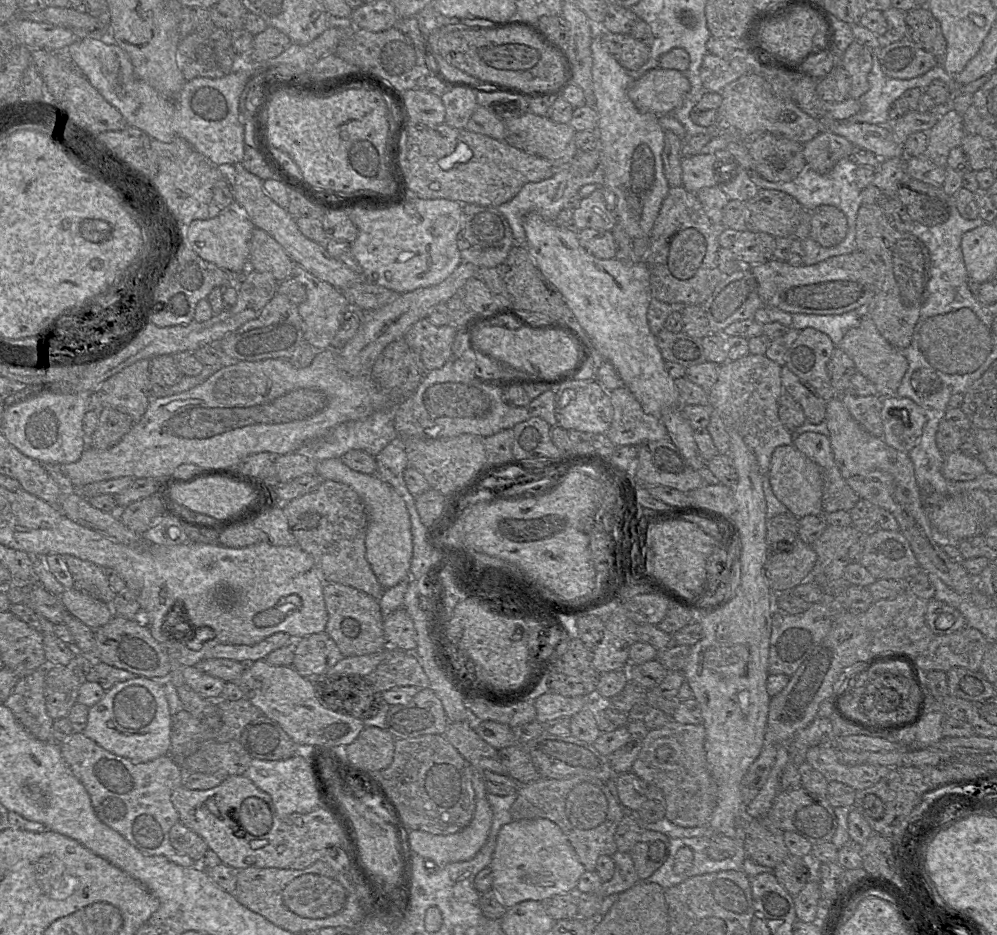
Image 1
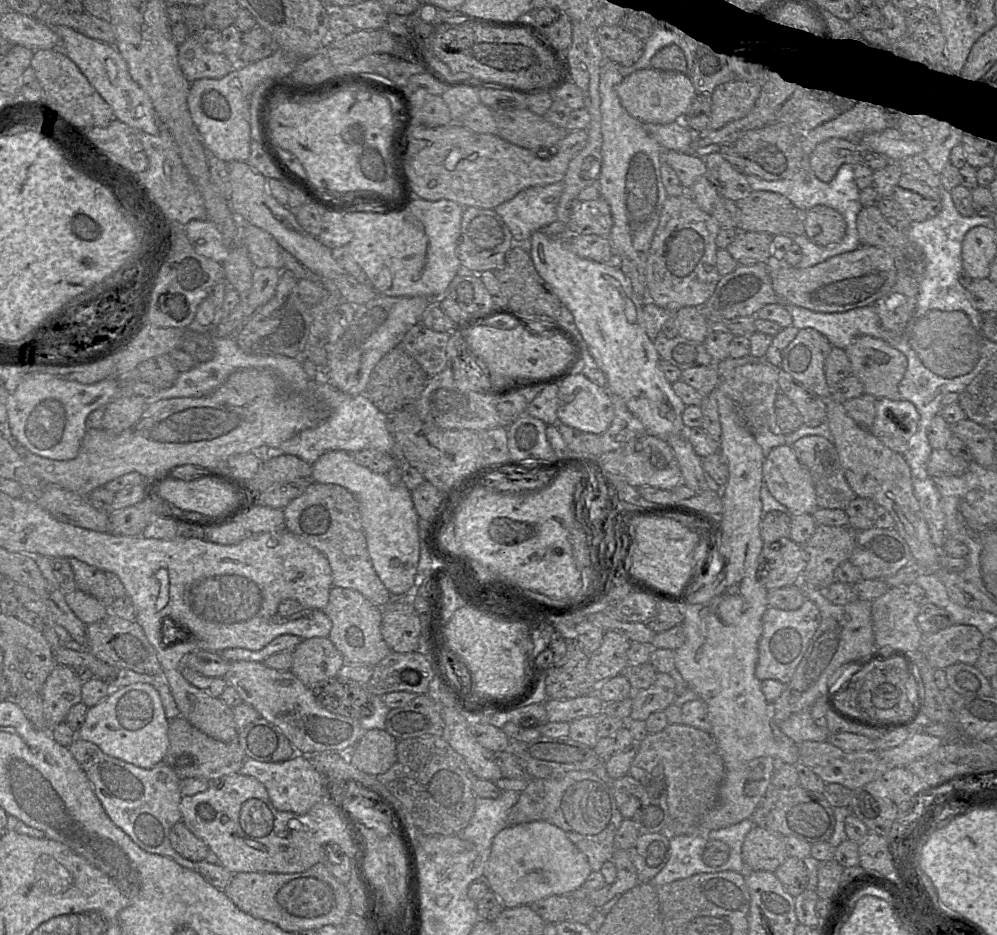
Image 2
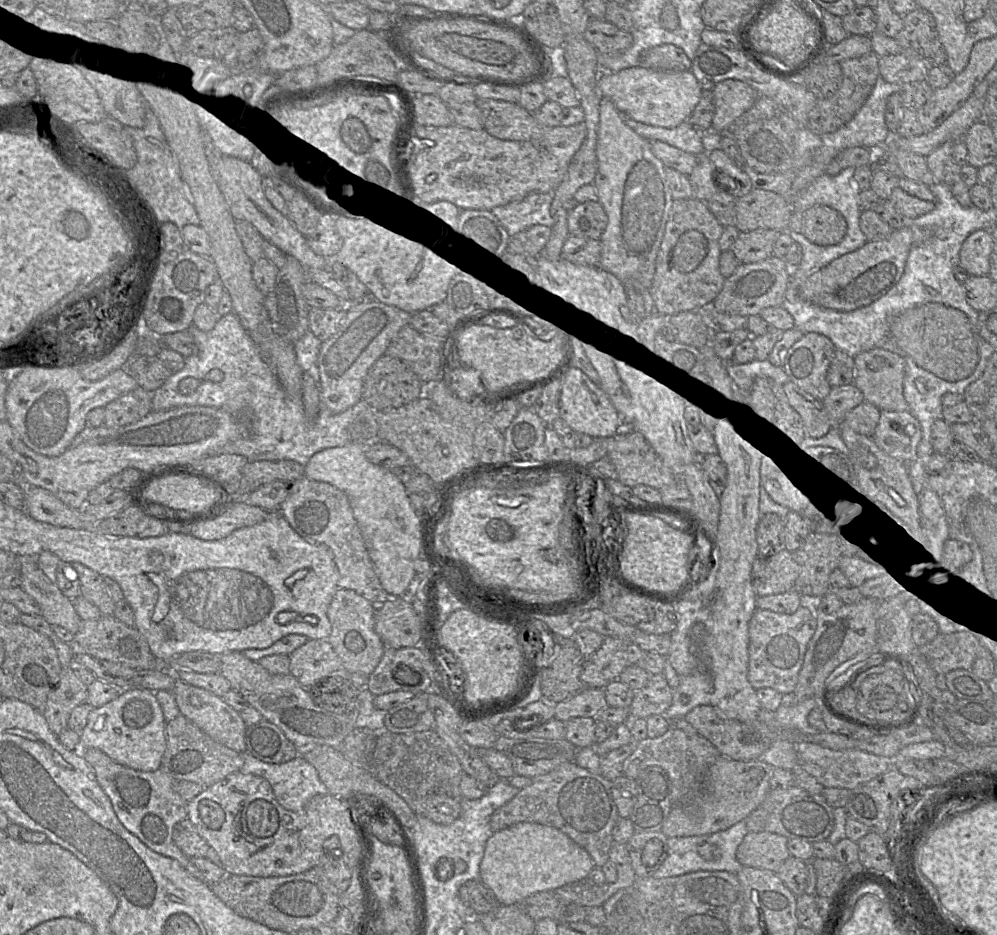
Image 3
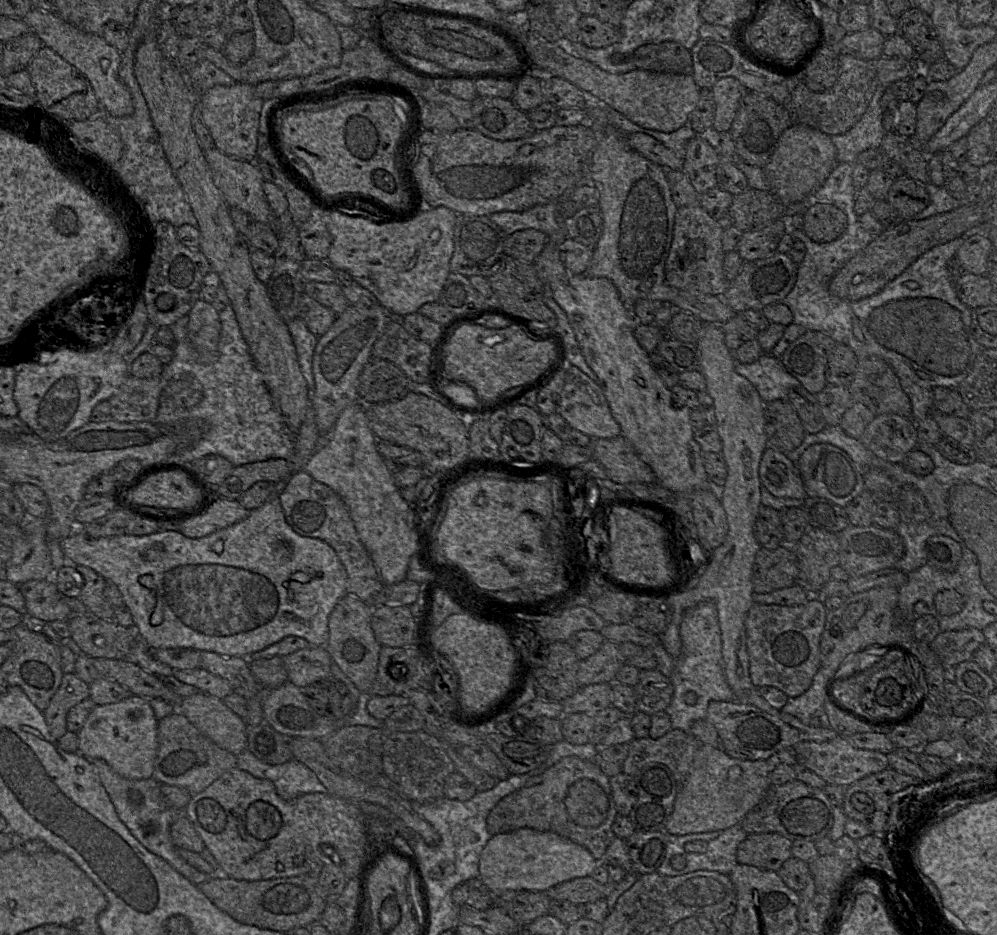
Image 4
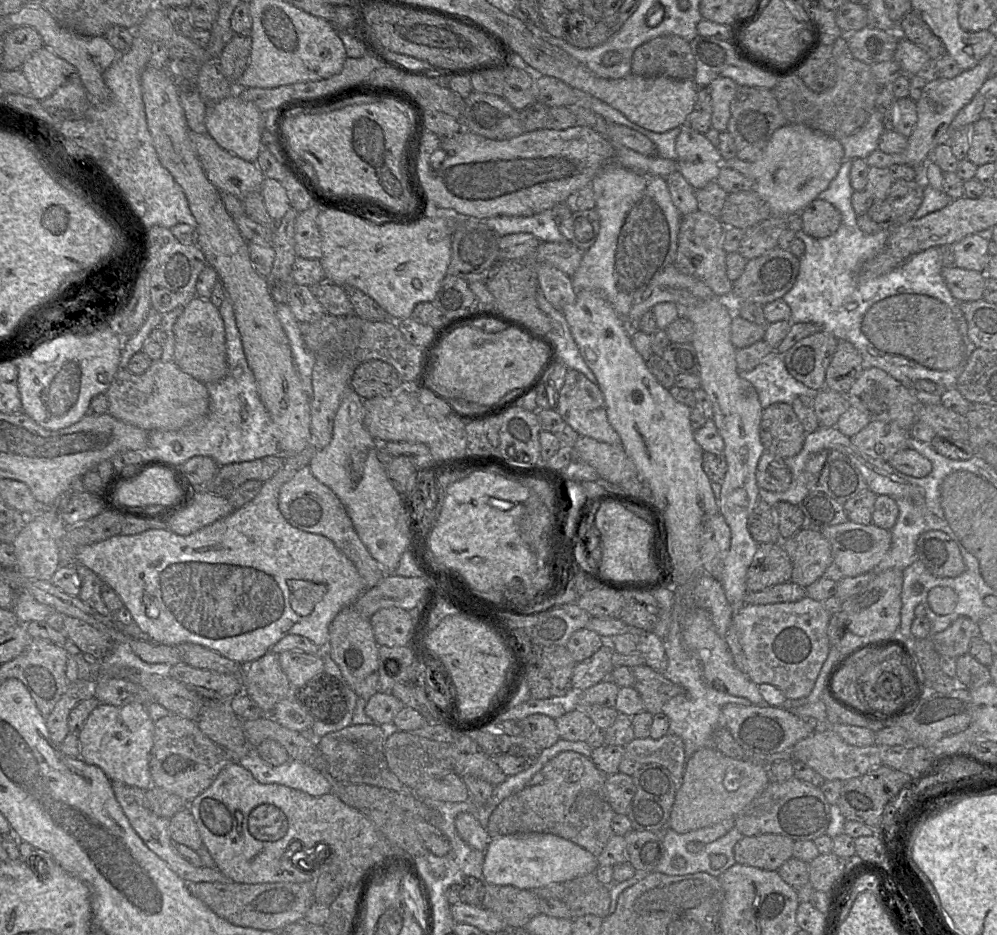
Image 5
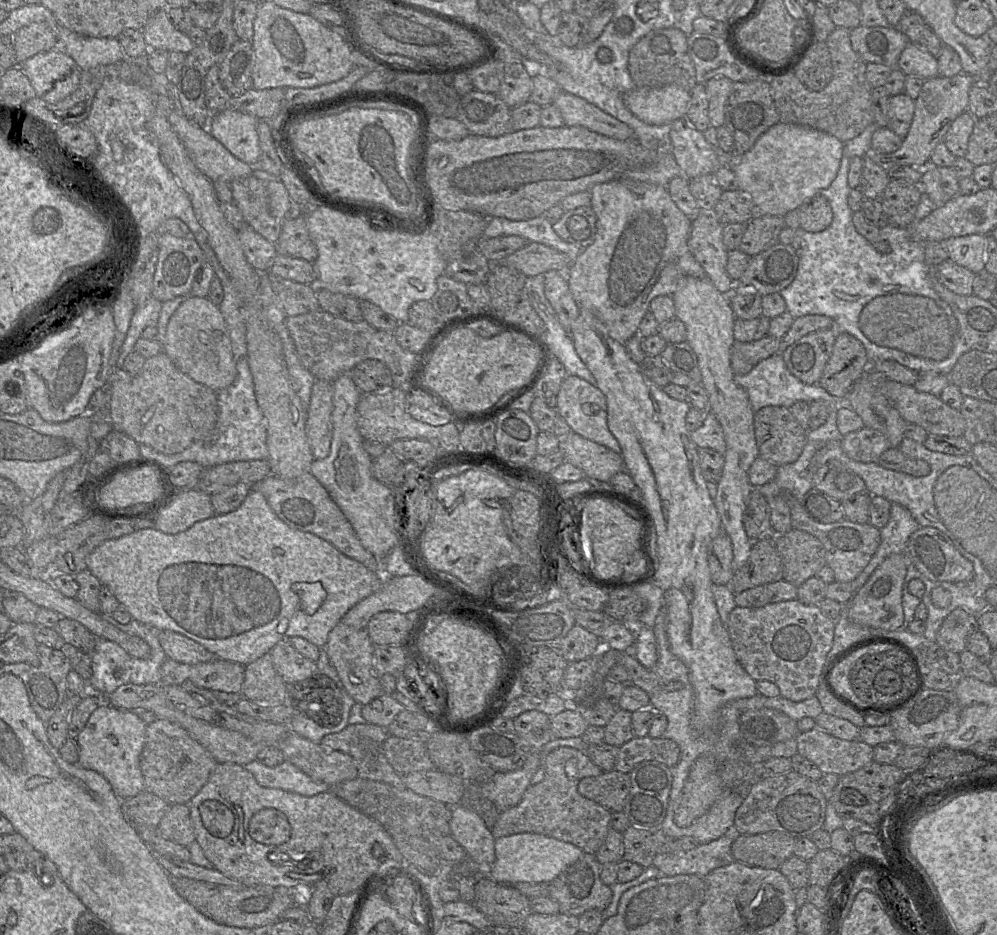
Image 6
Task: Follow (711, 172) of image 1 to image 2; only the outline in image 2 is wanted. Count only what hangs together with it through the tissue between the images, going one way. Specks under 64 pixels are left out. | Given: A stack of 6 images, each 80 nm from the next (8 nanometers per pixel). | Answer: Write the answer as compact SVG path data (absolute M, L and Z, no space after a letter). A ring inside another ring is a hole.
M666 150L663 151L662 157L663 161L676 172L686 190L689 190L699 177L707 174L704 159L695 153L679 153L674 150Z

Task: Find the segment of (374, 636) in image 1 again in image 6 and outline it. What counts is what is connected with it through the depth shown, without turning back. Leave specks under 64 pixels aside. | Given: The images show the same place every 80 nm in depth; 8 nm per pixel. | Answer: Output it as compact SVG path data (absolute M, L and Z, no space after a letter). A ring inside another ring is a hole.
M342 622L332 629L325 646L319 647L327 652L344 689L355 702L362 705L369 703L383 693L379 677L374 673L374 647L366 629L354 628Z

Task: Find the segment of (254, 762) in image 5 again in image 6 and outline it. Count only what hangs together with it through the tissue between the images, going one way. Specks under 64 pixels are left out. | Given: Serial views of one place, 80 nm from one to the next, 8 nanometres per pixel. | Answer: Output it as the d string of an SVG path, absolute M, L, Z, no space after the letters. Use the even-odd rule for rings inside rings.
M256 759L244 767L263 787L282 789L303 796L314 796L331 790L328 784L312 779L287 760L278 766L269 767Z

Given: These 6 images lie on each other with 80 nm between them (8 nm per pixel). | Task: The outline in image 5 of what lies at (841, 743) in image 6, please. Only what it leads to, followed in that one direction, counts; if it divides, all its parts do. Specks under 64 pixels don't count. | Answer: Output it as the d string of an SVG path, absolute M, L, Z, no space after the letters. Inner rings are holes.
M831 728L815 730L810 736L800 740L793 746L792 755L793 760L803 762L825 780L840 780L842 782L867 774L882 765L879 746L858 747L849 745Z

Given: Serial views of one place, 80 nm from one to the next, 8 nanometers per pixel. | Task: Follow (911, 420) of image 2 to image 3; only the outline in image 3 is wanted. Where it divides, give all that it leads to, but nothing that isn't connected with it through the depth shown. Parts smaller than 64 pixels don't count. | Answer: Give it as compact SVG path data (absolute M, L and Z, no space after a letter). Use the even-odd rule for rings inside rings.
M910 410L881 411L871 437L882 451L906 463L915 456L921 426Z

